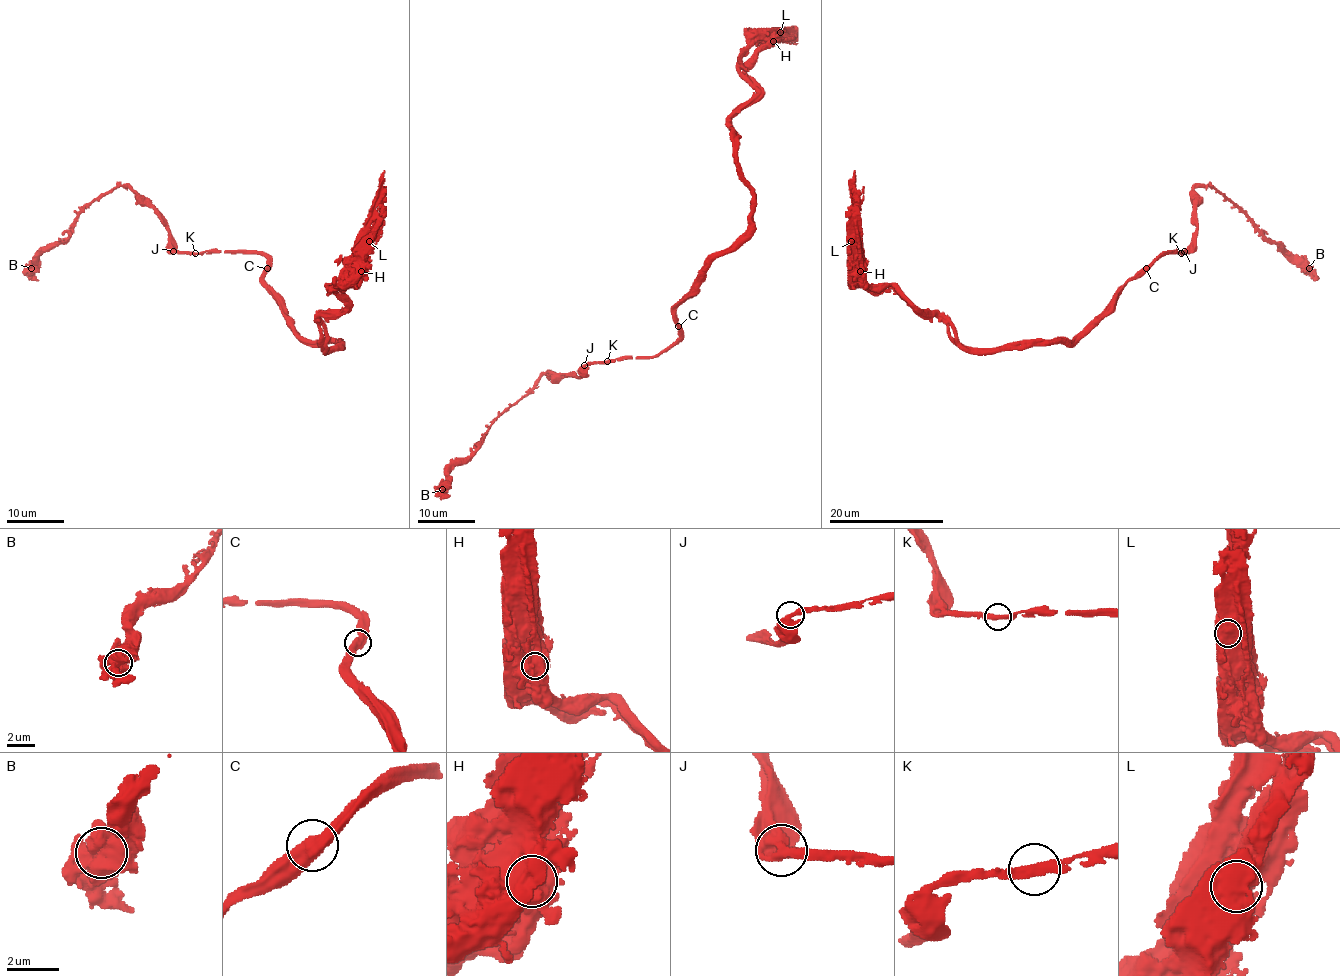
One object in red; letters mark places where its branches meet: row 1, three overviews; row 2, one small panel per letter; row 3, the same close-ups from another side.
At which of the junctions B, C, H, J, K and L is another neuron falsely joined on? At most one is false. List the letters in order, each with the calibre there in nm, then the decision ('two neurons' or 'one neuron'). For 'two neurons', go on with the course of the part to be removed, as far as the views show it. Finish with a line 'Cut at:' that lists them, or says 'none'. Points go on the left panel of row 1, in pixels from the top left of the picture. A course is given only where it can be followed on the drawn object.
B: 650 nm thick; one neuron
C: 550 nm thick; one neuron
H: 800 nm thick; two neurons; foreign part runs (362, 271), (319, 316), (326, 352), (267, 259), (177, 251), (116, 186), (38, 280)
J: 440 nm thick; one neuron
K: 360 nm thick; one neuron
L: 1350 nm thick; one neuron
Cut at: H

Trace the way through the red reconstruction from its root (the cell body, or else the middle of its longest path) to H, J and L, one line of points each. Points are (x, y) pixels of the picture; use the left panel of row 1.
H: (279, 306), (304, 340), (340, 347), (323, 347), (319, 317), (345, 307), (335, 284), (362, 271)
J: (279, 306), (279, 296), (263, 280), (267, 266), (264, 256), (240, 250), (173, 251)
L: (279, 306), (304, 340), (340, 347), (323, 347), (319, 317), (345, 307), (335, 284), (357, 279), (369, 241)

